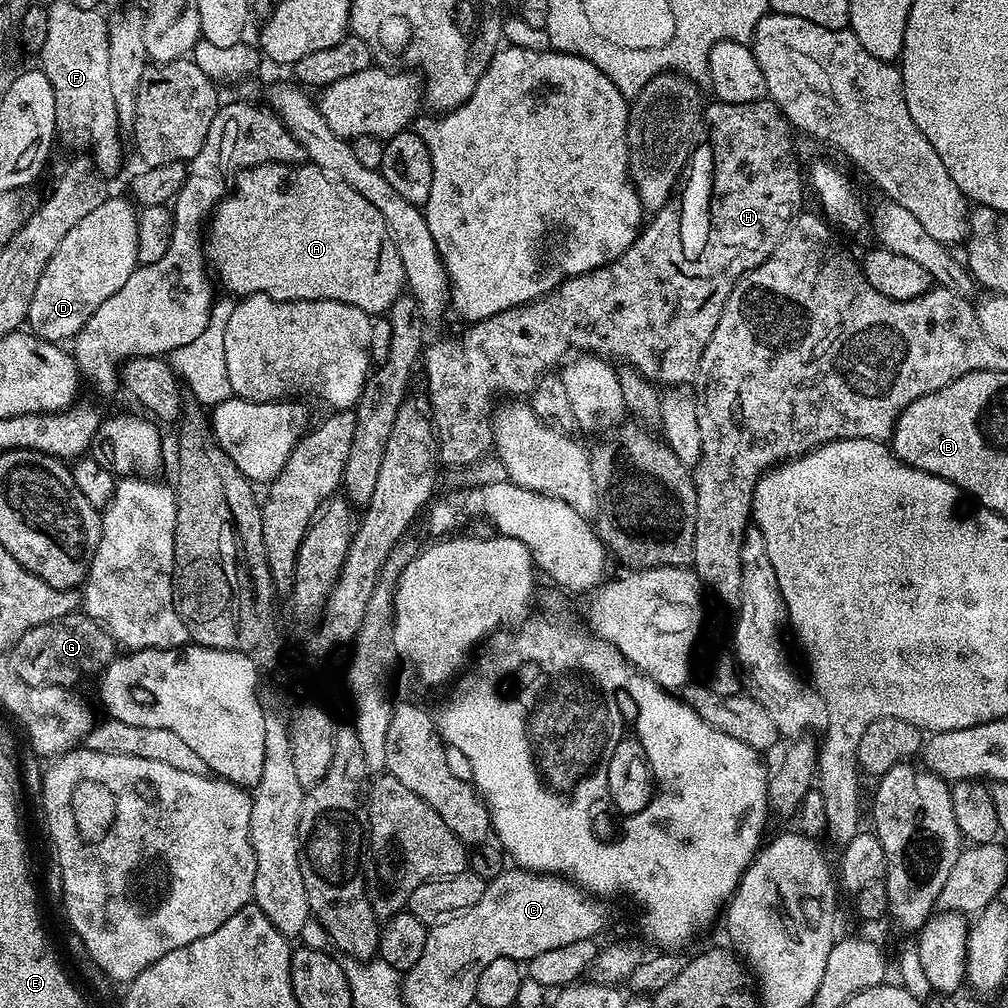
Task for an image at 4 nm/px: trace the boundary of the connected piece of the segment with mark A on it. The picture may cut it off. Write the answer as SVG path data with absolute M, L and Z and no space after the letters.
M279 162L255 164L253 168L245 168L239 173L239 175L237 175L240 176L237 178L237 180L235 177L234 187L231 189L231 191L229 191L228 195L225 196L224 199L216 205L216 210L212 213L210 217L210 223L206 228L206 260L210 265L211 271L214 273L218 284L218 279L220 279L221 286L224 287L226 291L233 292L233 297L236 298L253 296L254 294L261 292L262 294L266 294L275 300L337 300L338 302L346 302L350 306L358 306L358 310L362 310L363 312L367 312L369 314L377 314L376 312L381 312L381 314L387 313L389 309L391 309L391 306L396 301L396 299L399 298L399 296L401 296L405 291L406 281L404 279L404 267L402 266L402 258L398 258L398 250L395 248L395 246L392 245L391 239L389 239L389 237L386 235L386 229L384 226L384 219L382 218L382 214L378 214L378 210L374 210L374 206L370 206L370 202L366 202L366 198L362 198L362 194L358 194L358 190L350 190L350 186L346 186L337 180L331 180L329 176L324 176L322 174L322 170L318 170L310 163L305 162L299 166L293 167L291 169L292 177L290 177L288 181L280 180L283 178L284 172L286 172L285 165Z

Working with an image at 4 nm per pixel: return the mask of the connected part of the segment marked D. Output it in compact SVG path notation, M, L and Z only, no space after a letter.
M105 198L102 206L94 206L66 238L62 238L58 250L46 262L42 278L38 278L38 290L30 298L27 327L42 340L68 342L80 333L82 326L110 298L126 286L126 278L138 266L138 208L131 199Z

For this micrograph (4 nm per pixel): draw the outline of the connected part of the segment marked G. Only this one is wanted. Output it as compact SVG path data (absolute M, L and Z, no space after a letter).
M75 612L28 630L9 653L9 664L27 685L50 684L72 688L76 681L86 676L101 675L117 652L116 641L103 625L90 619L87 613Z

